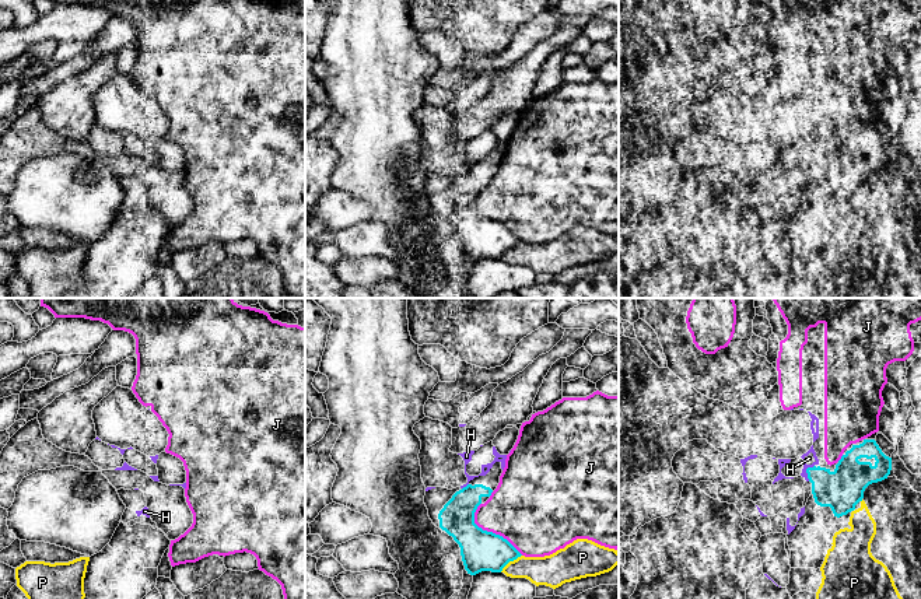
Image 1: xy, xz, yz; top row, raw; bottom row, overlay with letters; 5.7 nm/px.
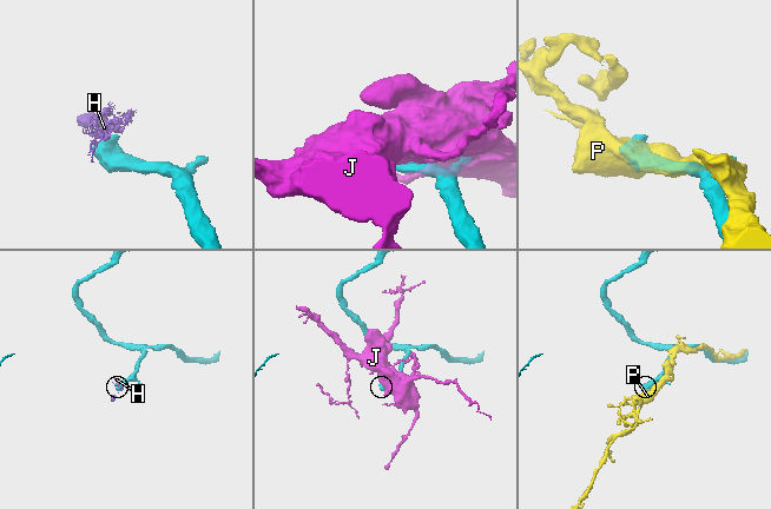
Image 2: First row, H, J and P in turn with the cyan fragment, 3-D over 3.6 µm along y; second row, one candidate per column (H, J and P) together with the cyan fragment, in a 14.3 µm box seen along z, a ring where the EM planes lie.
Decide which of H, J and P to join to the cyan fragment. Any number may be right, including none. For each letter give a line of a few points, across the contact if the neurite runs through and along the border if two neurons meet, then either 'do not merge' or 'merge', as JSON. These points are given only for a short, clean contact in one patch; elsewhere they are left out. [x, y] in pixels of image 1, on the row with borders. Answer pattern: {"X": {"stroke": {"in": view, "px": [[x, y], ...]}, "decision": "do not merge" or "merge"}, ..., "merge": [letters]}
{"H": {"decision": "merge"}, "J": {"decision": "do not merge"}, "P": {"decision": "do not merge"}, "merge": ["H"]}

